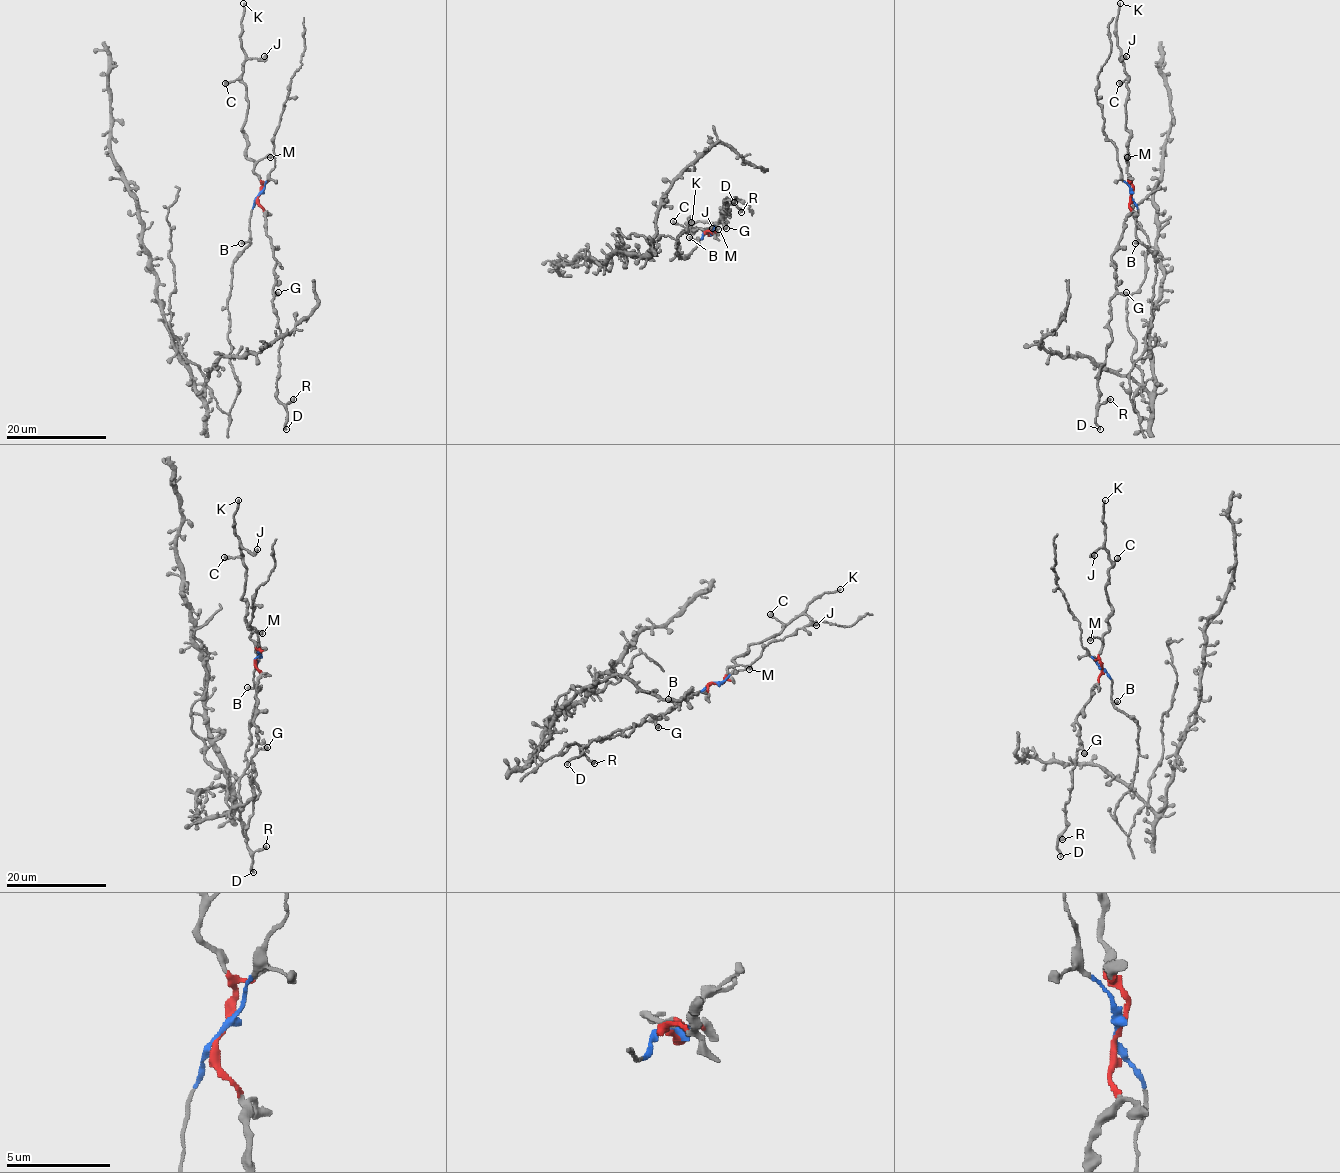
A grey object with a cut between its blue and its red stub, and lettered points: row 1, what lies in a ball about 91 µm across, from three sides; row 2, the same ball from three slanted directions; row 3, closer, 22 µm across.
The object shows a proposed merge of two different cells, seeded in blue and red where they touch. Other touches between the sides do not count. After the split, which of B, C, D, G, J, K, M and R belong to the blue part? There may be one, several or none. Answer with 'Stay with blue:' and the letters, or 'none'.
Stay with blue: B

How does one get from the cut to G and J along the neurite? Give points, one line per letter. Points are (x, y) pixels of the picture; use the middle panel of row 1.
G: (707, 233), (723, 213), (721, 221), (726, 228)
J: (707, 233), (707, 230), (690, 230), (696, 227), (689, 230), (697, 221), (710, 222), (712, 228)

